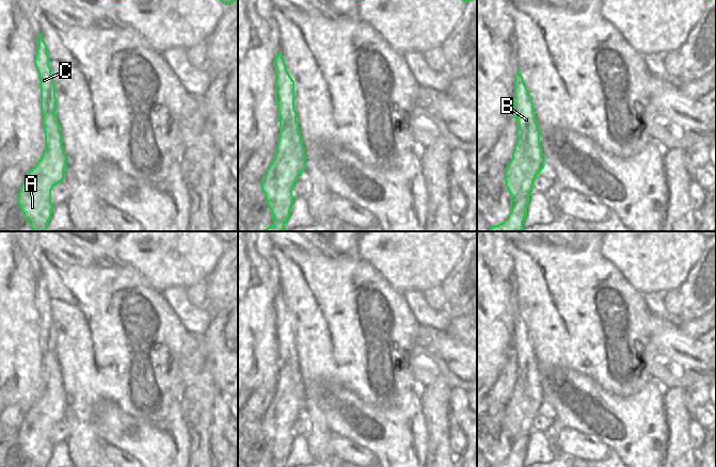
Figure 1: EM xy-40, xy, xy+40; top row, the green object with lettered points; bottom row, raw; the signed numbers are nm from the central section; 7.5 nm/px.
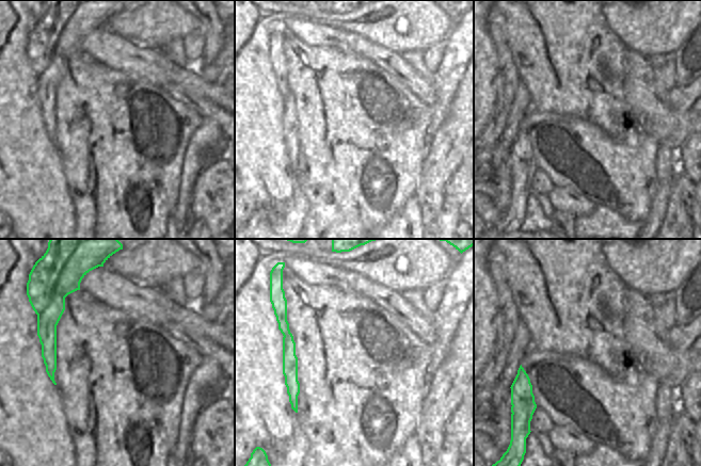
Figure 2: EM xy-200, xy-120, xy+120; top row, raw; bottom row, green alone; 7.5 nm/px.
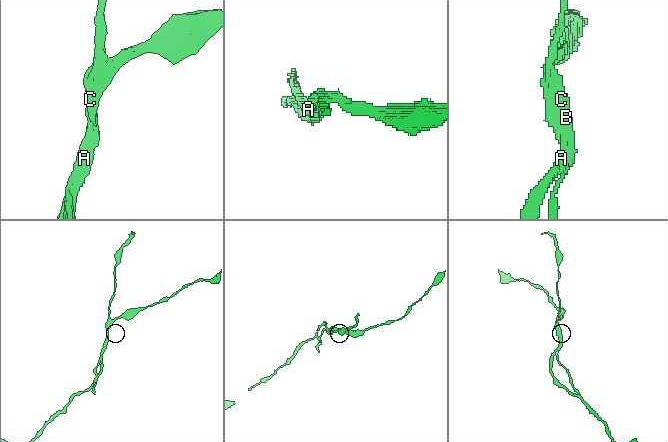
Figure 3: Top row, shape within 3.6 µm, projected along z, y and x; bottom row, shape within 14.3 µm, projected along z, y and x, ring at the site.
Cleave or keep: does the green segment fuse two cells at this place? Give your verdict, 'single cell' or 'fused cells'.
fused cells

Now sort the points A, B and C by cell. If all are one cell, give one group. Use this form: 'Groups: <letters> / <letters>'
Groups: A / B C.

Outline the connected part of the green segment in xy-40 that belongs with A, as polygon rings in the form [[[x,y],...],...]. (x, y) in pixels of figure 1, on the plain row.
[[[54,352],[43,353],[47,394],[41,397],[25,414],[17,441],[31,467],[47,467],[53,444],[51,429],[64,419],[66,394],[60,363]]]

